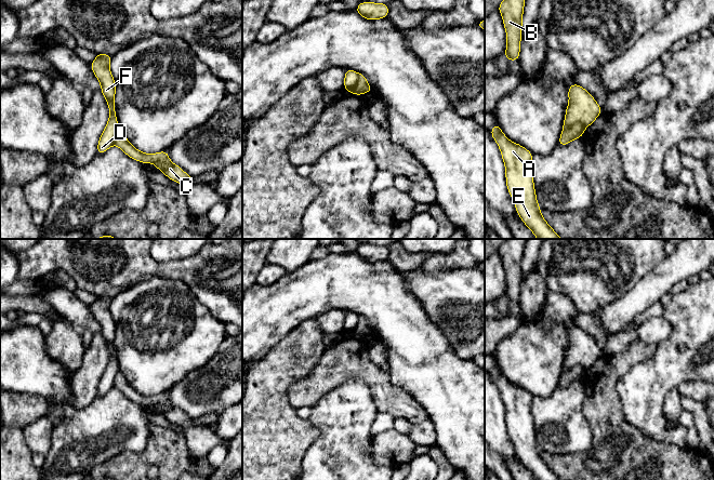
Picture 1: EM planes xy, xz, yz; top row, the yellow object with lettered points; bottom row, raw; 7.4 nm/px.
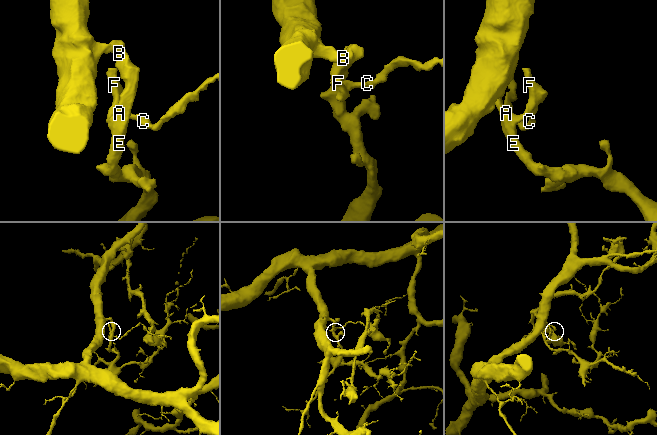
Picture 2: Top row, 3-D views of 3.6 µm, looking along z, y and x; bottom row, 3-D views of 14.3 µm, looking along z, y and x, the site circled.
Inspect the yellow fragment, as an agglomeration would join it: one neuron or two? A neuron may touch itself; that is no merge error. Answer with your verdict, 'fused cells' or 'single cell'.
fused cells

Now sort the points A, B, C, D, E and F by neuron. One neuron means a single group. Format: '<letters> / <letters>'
A B D E F / C

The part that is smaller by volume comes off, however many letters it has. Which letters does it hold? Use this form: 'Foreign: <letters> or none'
Foreign: C

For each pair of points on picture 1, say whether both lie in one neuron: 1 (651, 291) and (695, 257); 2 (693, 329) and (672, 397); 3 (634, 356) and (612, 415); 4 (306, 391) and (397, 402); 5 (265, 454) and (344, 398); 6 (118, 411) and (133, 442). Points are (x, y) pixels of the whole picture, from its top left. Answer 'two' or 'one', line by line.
1: one
2: two
3: one
4: one
5: two
6: one

